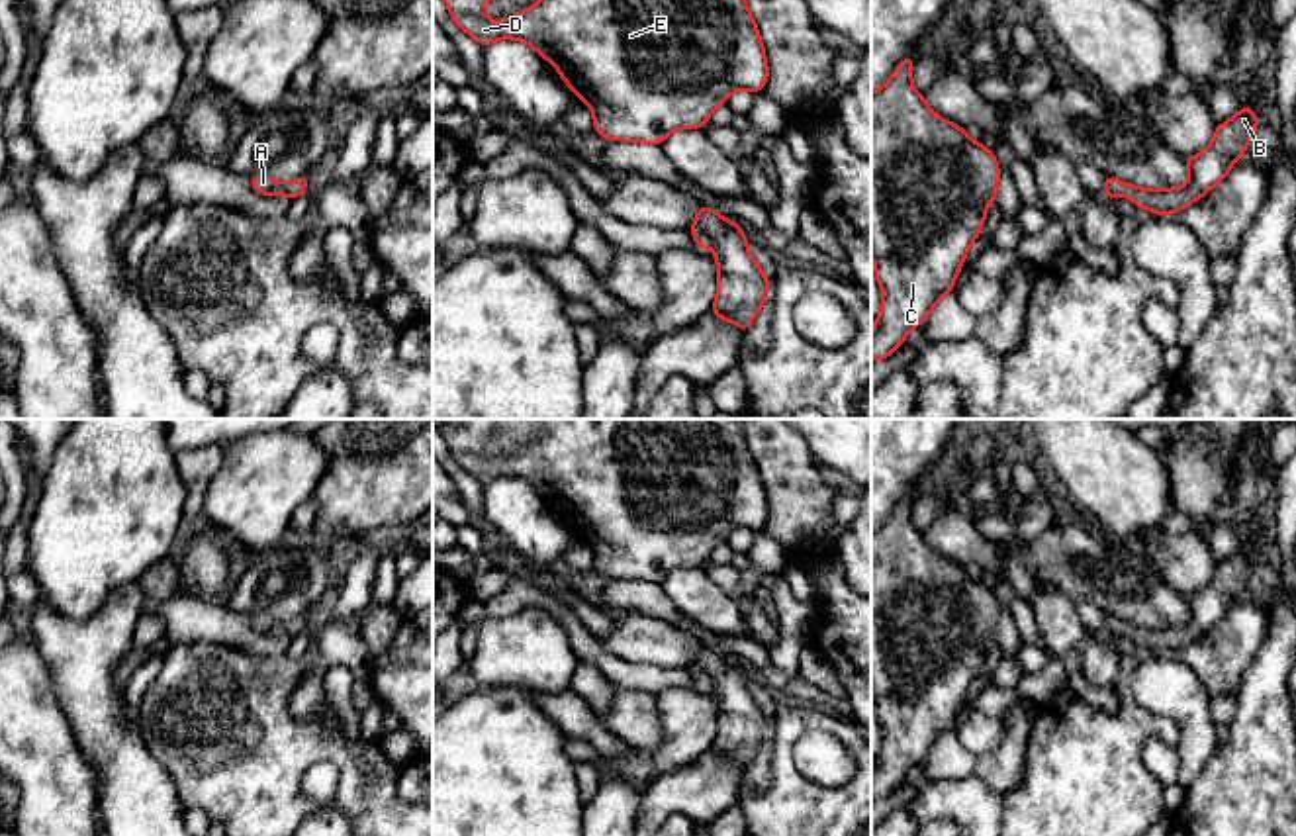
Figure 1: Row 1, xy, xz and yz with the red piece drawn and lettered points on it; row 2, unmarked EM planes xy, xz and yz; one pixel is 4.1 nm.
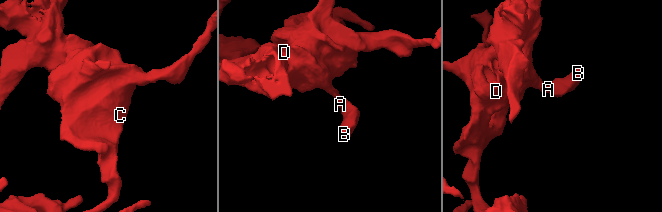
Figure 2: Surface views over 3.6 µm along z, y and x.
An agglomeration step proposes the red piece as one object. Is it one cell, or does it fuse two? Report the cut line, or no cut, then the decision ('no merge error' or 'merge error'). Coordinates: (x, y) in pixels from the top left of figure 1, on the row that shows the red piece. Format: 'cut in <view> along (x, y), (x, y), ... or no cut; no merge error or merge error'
no cut; no merge error

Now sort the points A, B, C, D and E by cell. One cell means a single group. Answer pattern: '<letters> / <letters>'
A B C D E

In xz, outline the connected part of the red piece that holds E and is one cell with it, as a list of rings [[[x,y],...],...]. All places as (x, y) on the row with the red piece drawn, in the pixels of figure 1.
[[[444,0],[450,20],[482,47],[497,39],[529,43],[550,61],[593,112],[593,131],[609,141],[662,145],[675,129],[697,129],[736,90],[764,92],[769,67],[746,0],[538,0],[491,22],[487,0]]]

